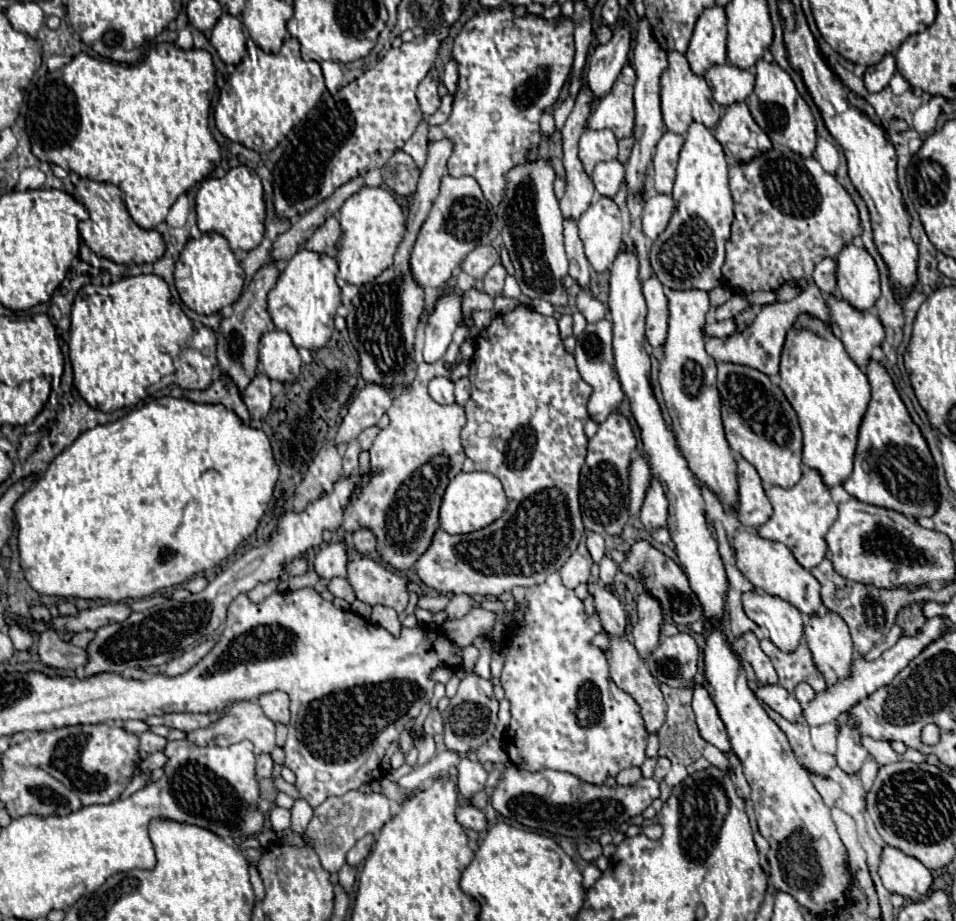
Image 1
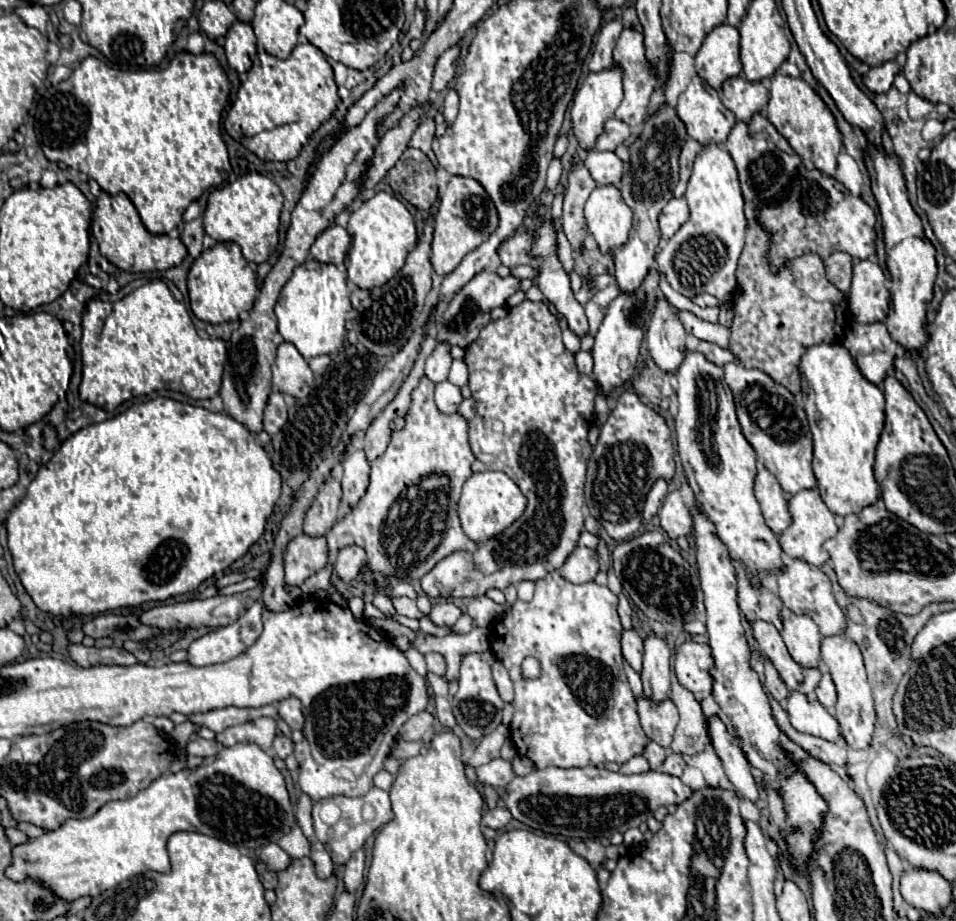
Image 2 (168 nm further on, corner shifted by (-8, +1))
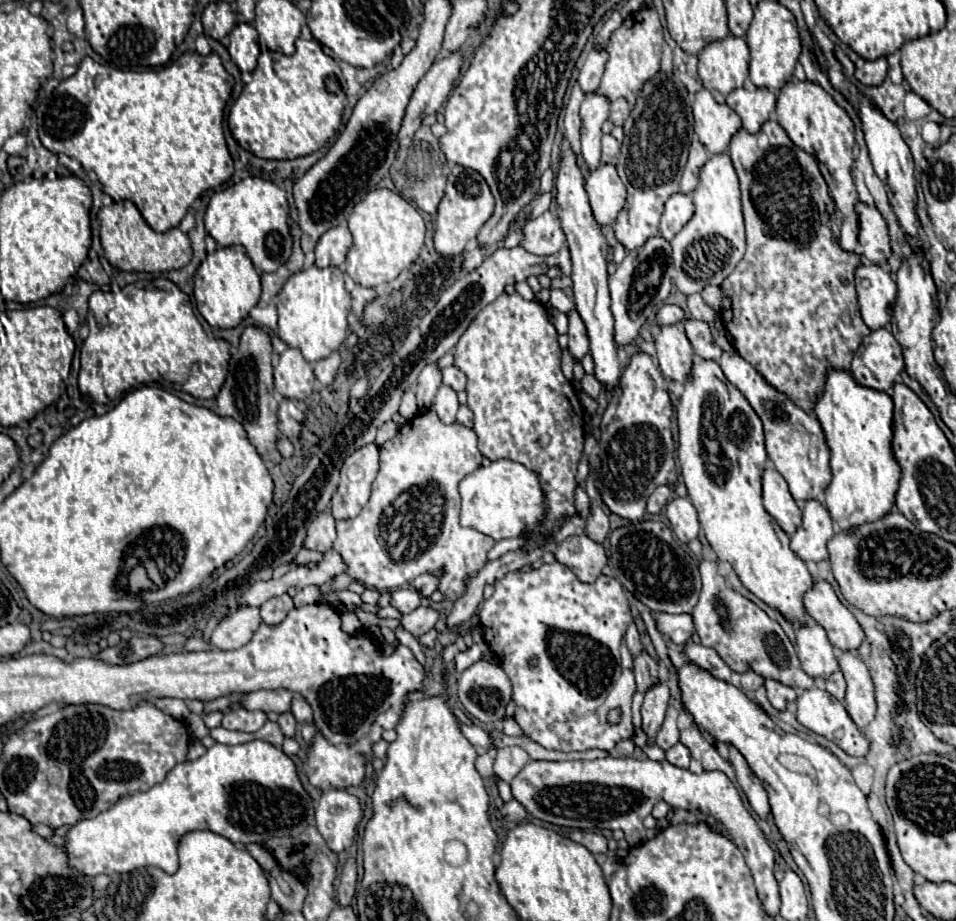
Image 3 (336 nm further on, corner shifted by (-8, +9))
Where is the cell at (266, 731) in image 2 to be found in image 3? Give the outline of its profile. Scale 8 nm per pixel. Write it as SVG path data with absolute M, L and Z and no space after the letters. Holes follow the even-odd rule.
M236 708L236 710L230 710L224 714L222 726L226 730L238 730L238 732L252 734L252 732L258 732L266 720L268 720L268 716L264 712L250 712L244 708Z

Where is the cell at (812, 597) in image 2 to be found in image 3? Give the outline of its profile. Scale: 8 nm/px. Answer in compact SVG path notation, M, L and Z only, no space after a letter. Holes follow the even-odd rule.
M814 578L812 588L804 594L804 610L810 618L814 618L826 632L828 632L828 640L838 648L838 650L856 650L864 638L864 632L860 628L860 624L856 622L856 618L852 616L852 612L838 600L836 590L832 588L832 584L824 578Z

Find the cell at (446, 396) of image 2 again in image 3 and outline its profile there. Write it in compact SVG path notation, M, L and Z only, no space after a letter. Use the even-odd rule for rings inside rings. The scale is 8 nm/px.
M442 384L438 388L438 392L436 392L436 398L432 402L432 408L436 410L436 414L440 416L440 420L444 424L452 424L456 420L456 412L458 412L456 392L448 384Z

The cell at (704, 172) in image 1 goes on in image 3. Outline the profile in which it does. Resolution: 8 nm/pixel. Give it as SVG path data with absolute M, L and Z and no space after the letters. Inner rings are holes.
M714 154L700 168L698 186L692 192L692 200L696 206L694 216L670 242L676 268L674 282L684 294L702 292L702 288L708 284L720 286L724 278L734 270L734 266L742 260L746 250L740 186L728 154Z

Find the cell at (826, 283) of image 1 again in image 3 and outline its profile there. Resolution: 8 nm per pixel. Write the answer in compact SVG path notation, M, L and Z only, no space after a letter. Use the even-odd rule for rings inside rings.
M788 80L778 94L776 102L776 114L778 124L786 130L790 140L802 148L804 152L816 156L820 162L820 172L828 184L830 196L836 202L836 210L844 210L848 218L842 222L842 234L840 234L840 248L844 252L852 252L858 244L856 234L856 214L852 214L852 202L858 202L856 186L850 176L852 168L852 148L854 148L854 124L850 116L834 102L834 98L822 90L822 86L814 82L800 82L800 80Z

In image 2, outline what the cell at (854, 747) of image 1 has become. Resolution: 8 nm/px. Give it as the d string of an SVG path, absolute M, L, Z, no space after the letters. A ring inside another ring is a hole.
M832 636L822 640L822 662L828 666L832 680L838 690L838 704L836 704L836 720L842 726L842 736L846 738L850 748L868 748L872 734L874 734L874 694L868 684L866 668L862 662L860 648L850 642L846 636Z

